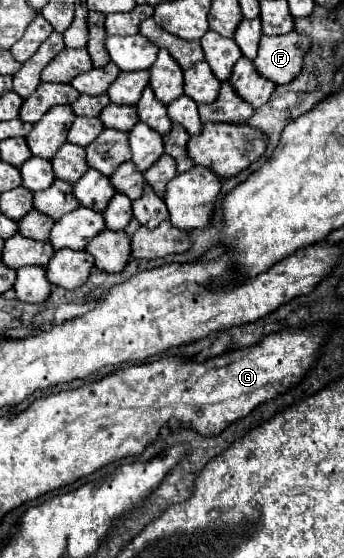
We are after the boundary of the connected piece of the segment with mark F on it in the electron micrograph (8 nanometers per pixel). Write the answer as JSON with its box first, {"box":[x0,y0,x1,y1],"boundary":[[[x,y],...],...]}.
{"box":[255,31,311,85],"boundary":[[[297,31],[279,37],[261,37],[255,57],[257,71],[277,85],[291,83],[303,67],[303,57],[311,47],[311,39]]]}

